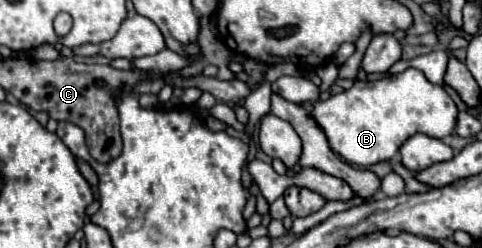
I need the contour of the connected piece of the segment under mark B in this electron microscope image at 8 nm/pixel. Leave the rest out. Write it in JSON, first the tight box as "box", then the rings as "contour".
{"box":[313,68,457,166],"contour":[[[407,68],[401,74],[385,76],[375,82],[355,80],[355,84],[327,100],[313,104],[313,120],[327,134],[329,148],[349,164],[371,166],[391,160],[405,138],[421,132],[433,138],[445,138],[457,122],[457,106],[443,86],[431,84],[421,70]]]}

